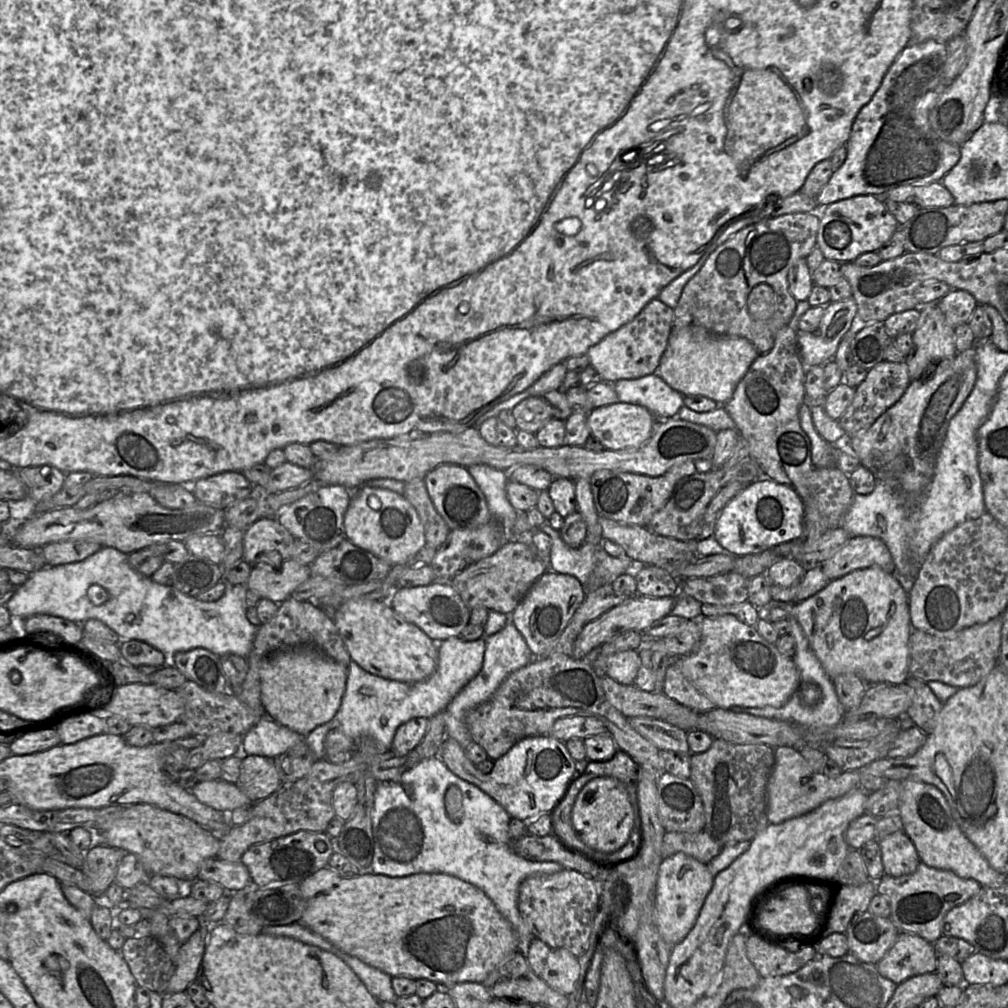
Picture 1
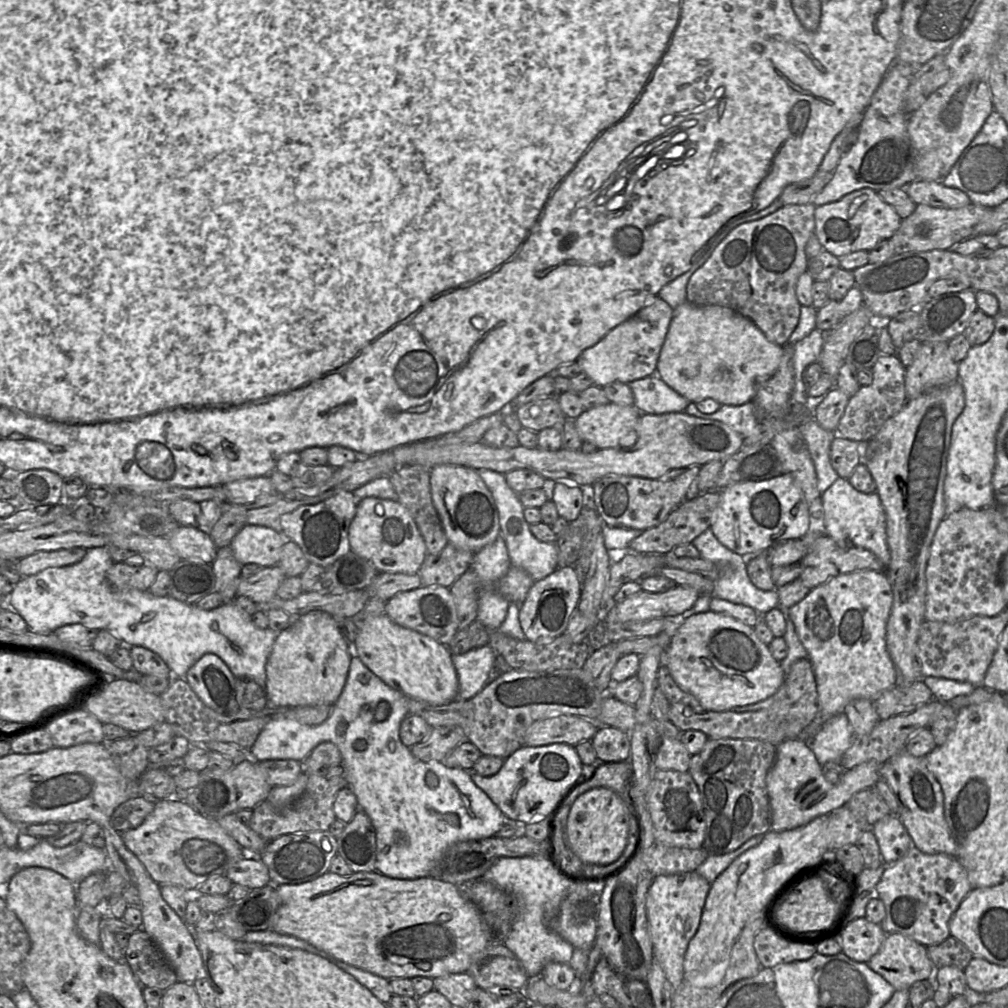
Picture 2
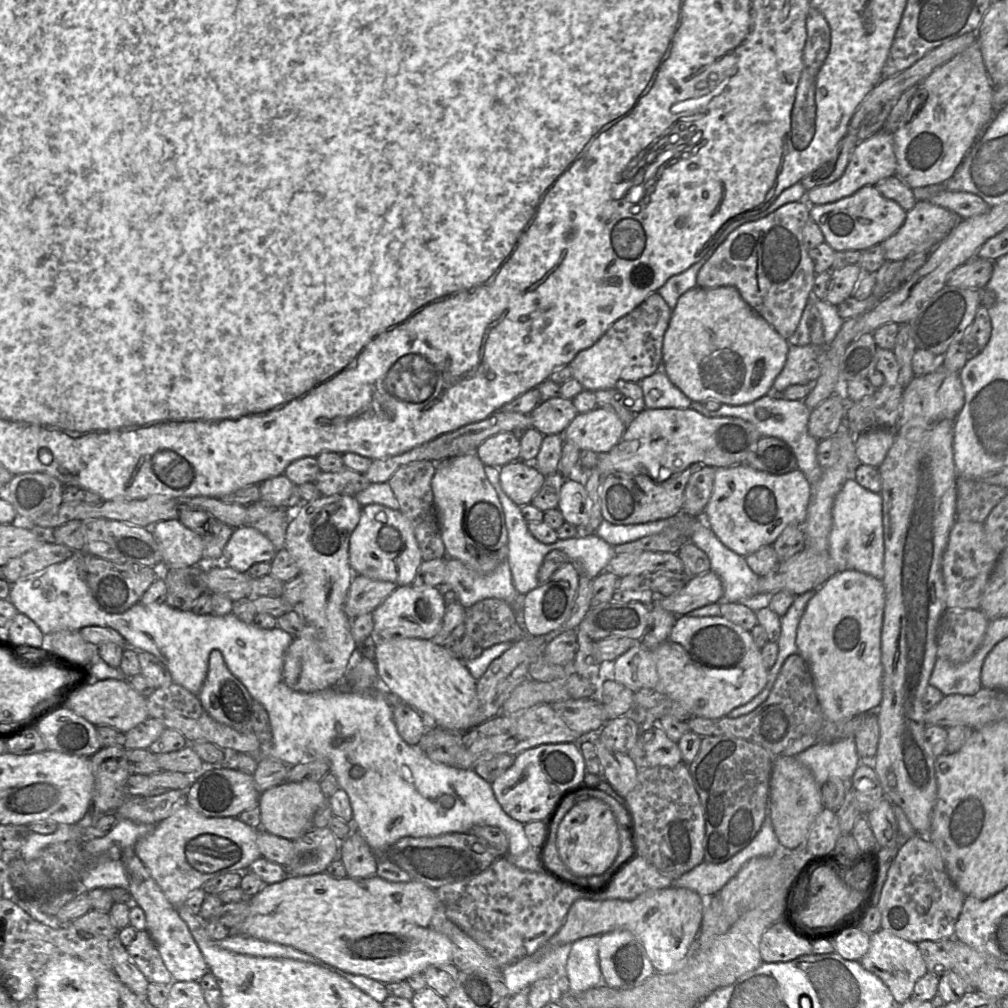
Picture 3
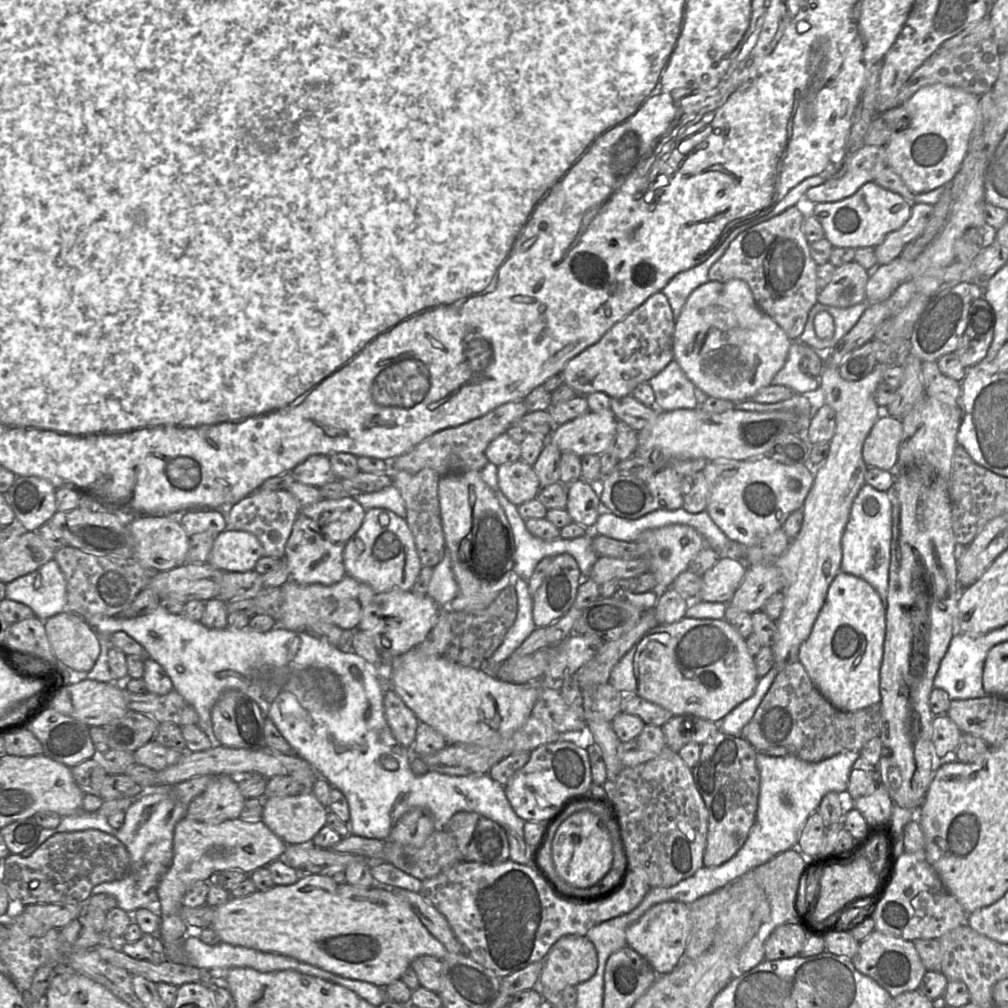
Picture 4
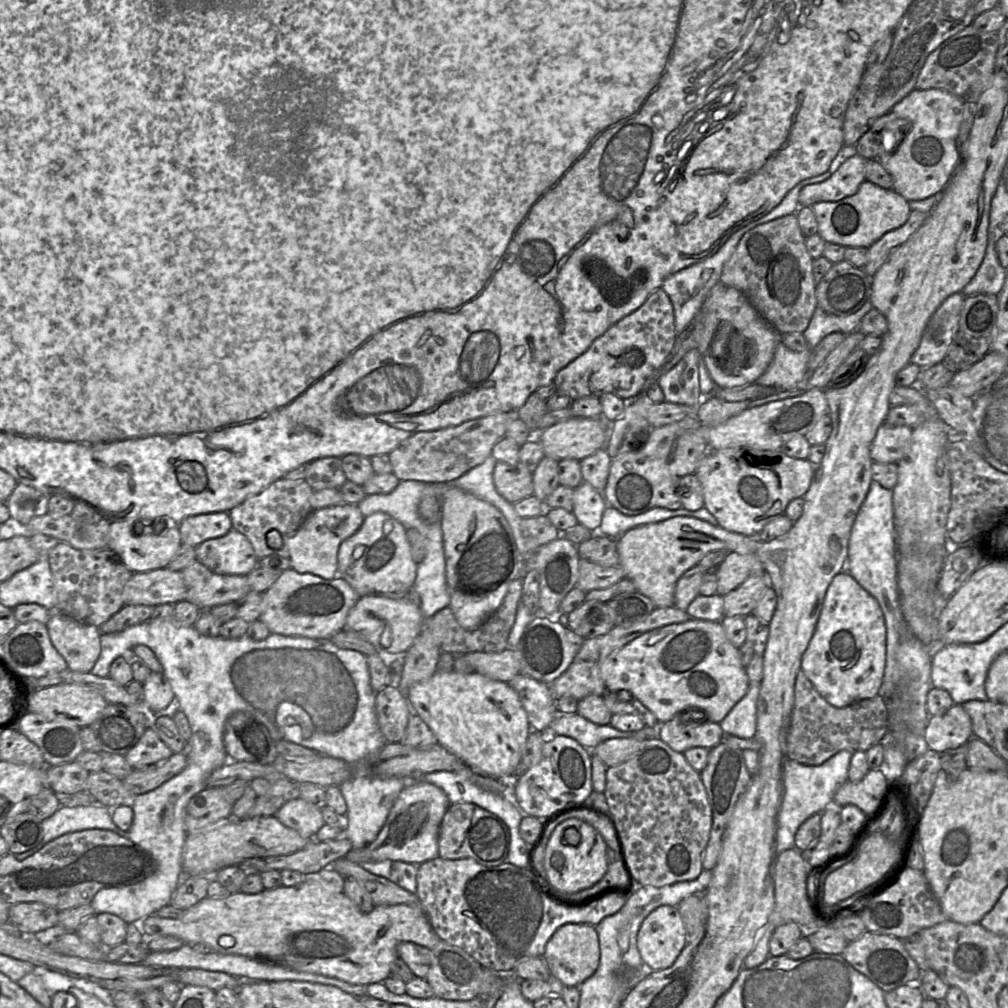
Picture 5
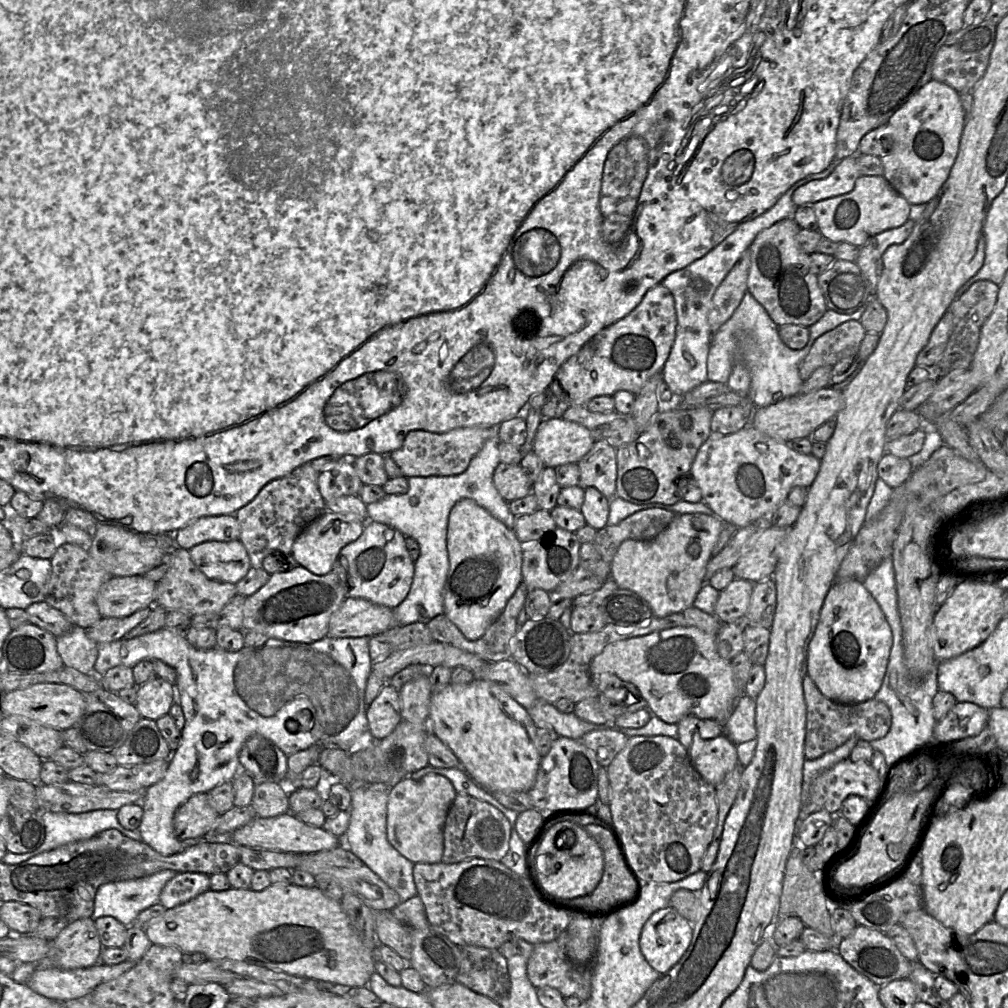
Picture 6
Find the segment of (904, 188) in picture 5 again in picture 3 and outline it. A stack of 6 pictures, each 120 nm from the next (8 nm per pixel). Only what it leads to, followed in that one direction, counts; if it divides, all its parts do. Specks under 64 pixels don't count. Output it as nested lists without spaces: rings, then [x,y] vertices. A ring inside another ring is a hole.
[[[976,41],[923,80],[927,97],[914,117],[893,133],[896,175],[911,189],[945,183],[994,113],[993,83]]]

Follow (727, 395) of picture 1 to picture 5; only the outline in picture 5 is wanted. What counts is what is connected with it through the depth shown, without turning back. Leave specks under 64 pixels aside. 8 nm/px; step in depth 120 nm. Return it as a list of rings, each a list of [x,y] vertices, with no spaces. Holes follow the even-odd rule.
[[[717,283],[712,288],[701,312],[704,313],[704,329],[697,349],[716,387],[735,388],[754,384],[772,362],[776,347],[782,342],[782,334],[755,309],[741,291],[722,283]]]

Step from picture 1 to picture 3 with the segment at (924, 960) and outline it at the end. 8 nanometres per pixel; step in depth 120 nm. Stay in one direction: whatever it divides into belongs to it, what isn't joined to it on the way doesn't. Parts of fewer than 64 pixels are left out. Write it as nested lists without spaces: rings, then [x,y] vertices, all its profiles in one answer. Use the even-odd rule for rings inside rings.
[[[884,929],[870,935],[869,949],[859,962],[866,970],[878,976],[887,985],[895,999],[896,1006],[911,998],[916,982],[928,973],[917,944]]]

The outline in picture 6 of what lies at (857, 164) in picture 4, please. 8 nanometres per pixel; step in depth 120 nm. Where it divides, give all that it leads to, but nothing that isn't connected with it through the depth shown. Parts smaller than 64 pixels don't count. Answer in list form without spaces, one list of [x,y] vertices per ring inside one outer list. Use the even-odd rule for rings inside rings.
[[[856,156],[837,161],[833,172],[826,178],[812,180],[799,186],[792,199],[796,206],[812,205],[817,201],[851,192],[860,177]]]

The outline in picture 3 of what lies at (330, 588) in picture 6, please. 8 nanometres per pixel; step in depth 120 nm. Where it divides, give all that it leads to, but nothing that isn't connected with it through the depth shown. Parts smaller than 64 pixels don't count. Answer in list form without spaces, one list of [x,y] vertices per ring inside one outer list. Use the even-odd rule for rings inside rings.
[[[355,574],[349,587],[344,611],[351,620],[372,613],[396,588],[397,585],[393,582]]]

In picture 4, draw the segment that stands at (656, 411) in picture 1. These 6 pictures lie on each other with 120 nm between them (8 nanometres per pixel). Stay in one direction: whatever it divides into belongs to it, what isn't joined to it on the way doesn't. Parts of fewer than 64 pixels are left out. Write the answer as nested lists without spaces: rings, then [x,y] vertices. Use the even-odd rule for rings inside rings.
[[[674,360],[648,383],[654,391],[655,406],[659,411],[693,410],[699,407],[694,384]]]

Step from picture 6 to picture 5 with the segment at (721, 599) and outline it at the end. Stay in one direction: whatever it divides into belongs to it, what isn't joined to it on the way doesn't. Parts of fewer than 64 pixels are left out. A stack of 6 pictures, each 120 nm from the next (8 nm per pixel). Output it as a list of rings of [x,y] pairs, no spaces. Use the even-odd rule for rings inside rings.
[[[765,574],[750,576],[723,596],[724,615],[746,616],[753,613],[768,586],[769,581]]]

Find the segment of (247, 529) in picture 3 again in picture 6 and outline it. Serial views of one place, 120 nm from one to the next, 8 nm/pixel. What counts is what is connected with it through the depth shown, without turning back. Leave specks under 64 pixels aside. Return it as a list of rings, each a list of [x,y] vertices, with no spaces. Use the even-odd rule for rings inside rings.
[[[238,540],[206,541],[189,550],[190,557],[206,577],[236,584],[252,567],[248,552]]]

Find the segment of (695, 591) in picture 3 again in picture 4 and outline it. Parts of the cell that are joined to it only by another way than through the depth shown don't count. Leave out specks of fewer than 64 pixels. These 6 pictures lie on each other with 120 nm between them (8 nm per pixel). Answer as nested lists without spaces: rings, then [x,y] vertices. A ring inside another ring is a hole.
[[[721,556],[702,576],[697,600],[729,603],[743,580],[747,564],[735,556]]]

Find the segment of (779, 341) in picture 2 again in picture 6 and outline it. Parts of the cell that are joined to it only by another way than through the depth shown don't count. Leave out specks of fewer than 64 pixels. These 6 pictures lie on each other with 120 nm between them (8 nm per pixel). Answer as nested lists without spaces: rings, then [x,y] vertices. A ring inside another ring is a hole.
[[[793,218],[783,219],[761,231],[748,248],[747,292],[765,308],[779,327],[789,324],[810,327],[828,310],[818,278],[811,271],[810,257],[797,241],[799,230]]]

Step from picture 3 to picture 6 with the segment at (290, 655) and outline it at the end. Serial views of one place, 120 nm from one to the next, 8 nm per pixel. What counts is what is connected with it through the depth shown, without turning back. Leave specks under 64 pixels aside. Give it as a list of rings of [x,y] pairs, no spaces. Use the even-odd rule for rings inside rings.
[[[326,510],[298,535],[293,543],[291,555],[298,565],[313,574],[326,575],[333,570],[340,550],[359,538],[366,522],[355,514],[335,513]]]

